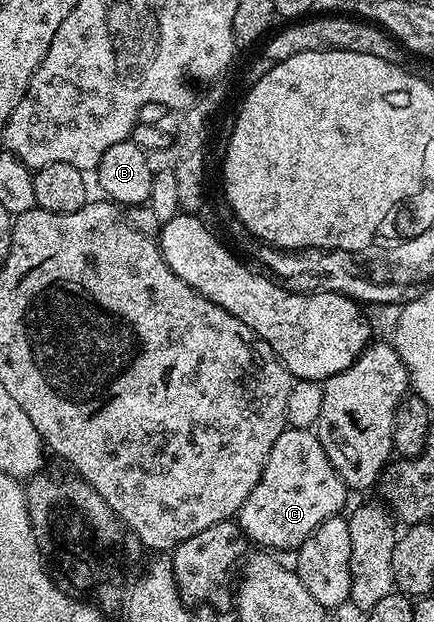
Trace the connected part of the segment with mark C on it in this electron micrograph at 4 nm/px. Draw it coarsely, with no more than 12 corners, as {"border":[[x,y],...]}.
{"border":[[287,427],[236,514],[247,542],[297,550],[348,490],[314,429]]}

